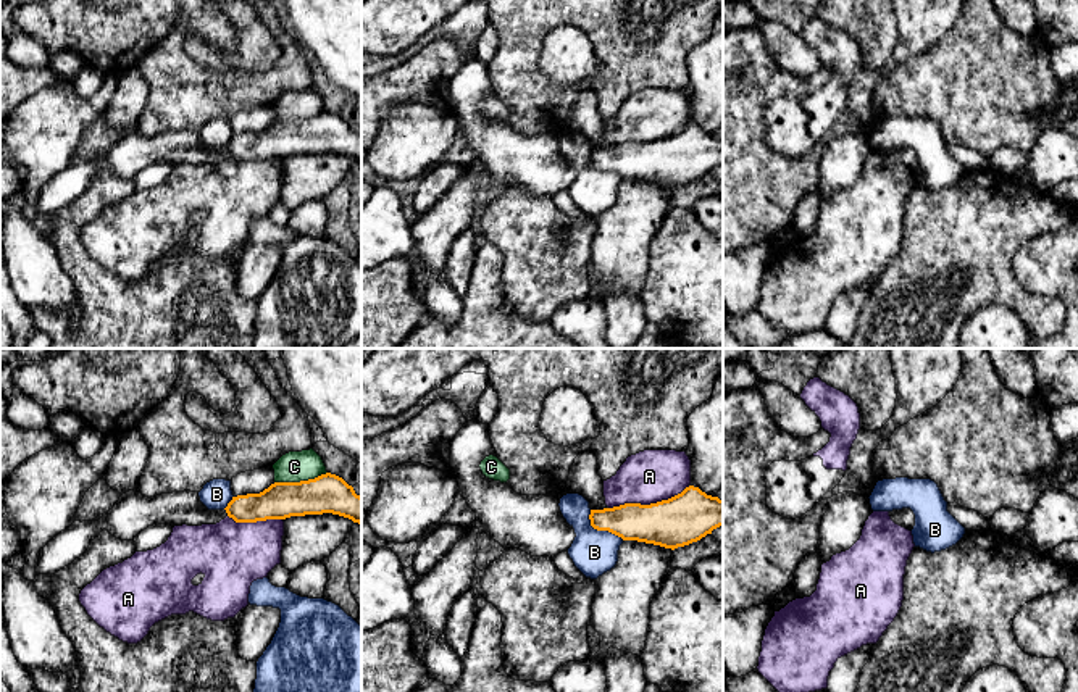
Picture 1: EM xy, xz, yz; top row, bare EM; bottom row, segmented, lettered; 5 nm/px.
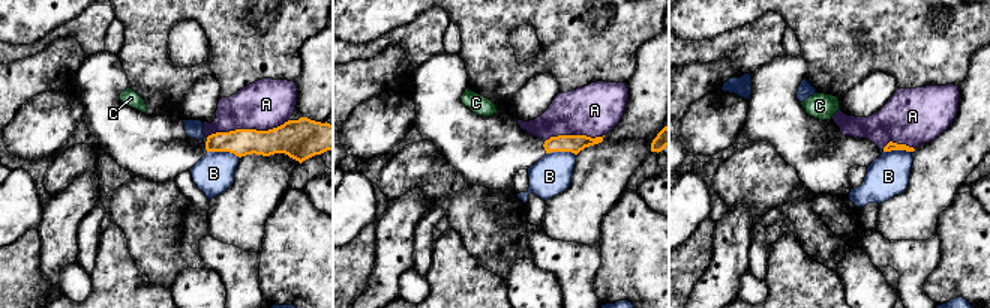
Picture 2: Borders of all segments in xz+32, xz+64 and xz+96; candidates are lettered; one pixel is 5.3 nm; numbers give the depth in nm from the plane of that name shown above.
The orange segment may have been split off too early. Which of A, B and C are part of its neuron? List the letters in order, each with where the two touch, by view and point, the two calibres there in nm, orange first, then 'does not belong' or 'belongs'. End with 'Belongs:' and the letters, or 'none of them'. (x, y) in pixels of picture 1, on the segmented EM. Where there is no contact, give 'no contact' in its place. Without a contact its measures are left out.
A: meets orange in xz at (651, 504); 260 nm thick on the orange side, 260 nm on the other; does not belong
B: meets orange in xz at (601, 529); 190 nm thick on the orange side, 220 nm on the other; does not belong
C: meets orange in xy at (300, 481); 190 nm thick on the orange side, 160 nm on the other; does not belong
Belongs: none of them

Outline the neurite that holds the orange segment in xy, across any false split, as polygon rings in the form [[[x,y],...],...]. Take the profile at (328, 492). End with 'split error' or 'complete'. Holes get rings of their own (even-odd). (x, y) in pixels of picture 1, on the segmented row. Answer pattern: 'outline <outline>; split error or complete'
outline [[[326,473],[300,482],[274,482],[260,494],[232,497],[224,510],[208,510],[198,492],[173,492],[145,497],[129,490],[98,521],[74,521],[40,552],[39,574],[55,574],[71,565],[107,529],[121,540],[153,524],[216,524],[226,516],[236,523],[286,519],[290,516],[332,513],[361,524],[361,497],[342,477]]]; split error

